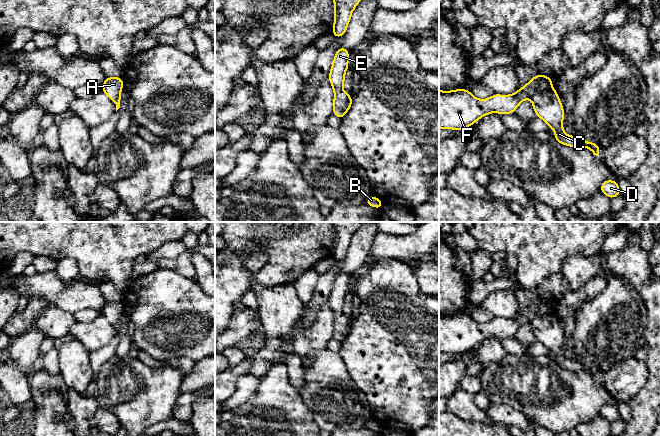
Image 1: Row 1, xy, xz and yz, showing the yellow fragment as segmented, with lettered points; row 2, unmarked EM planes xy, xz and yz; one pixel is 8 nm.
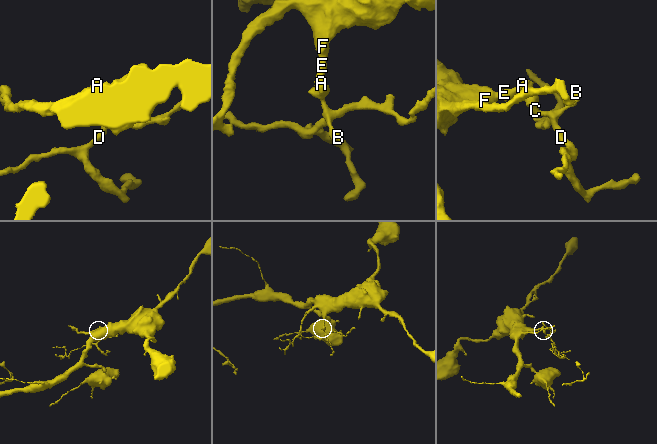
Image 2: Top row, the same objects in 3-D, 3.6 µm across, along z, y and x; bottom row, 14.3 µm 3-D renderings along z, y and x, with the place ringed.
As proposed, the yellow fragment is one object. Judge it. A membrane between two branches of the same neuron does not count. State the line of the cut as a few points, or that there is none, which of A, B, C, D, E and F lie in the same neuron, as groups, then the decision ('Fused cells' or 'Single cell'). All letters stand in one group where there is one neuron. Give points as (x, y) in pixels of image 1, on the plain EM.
No split. Groups: A B C D E F. Single cell

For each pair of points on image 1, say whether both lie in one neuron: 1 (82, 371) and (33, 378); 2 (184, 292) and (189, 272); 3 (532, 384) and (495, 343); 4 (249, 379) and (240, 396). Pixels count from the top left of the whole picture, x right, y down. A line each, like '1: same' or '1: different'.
1: different
2: different
3: different
4: same

